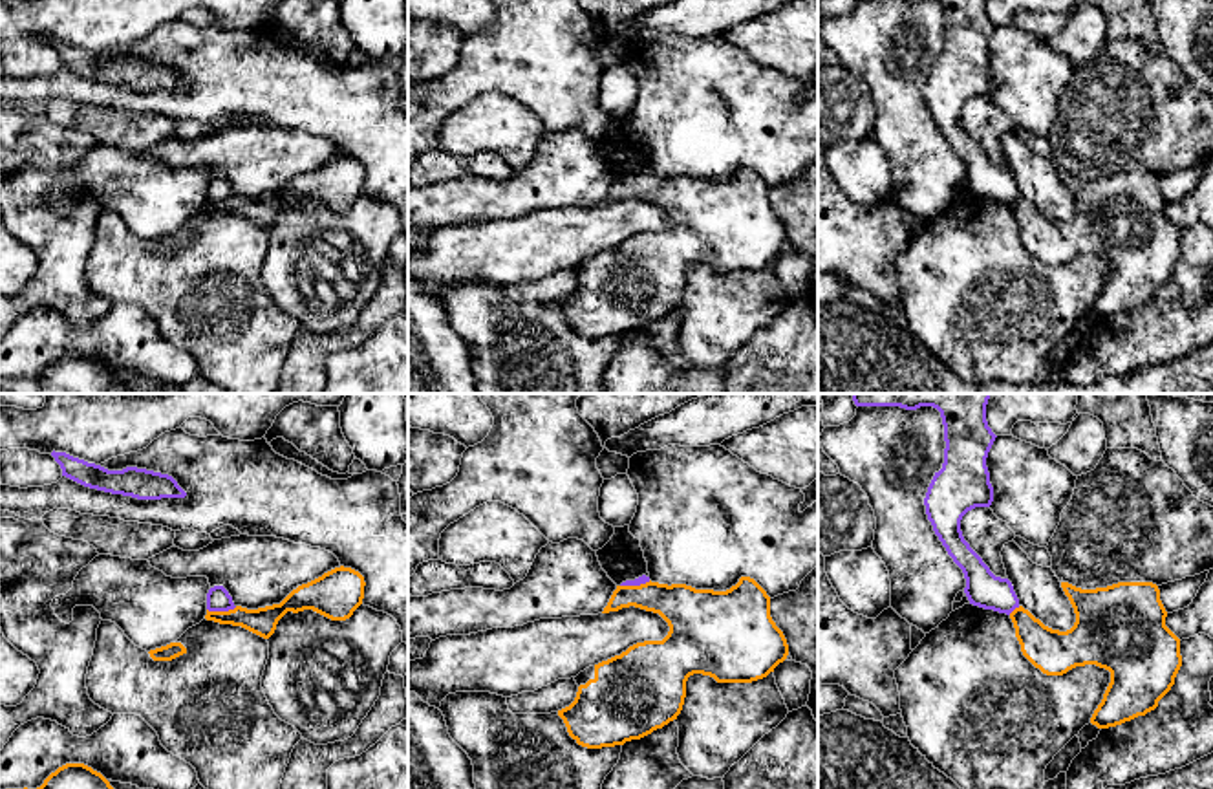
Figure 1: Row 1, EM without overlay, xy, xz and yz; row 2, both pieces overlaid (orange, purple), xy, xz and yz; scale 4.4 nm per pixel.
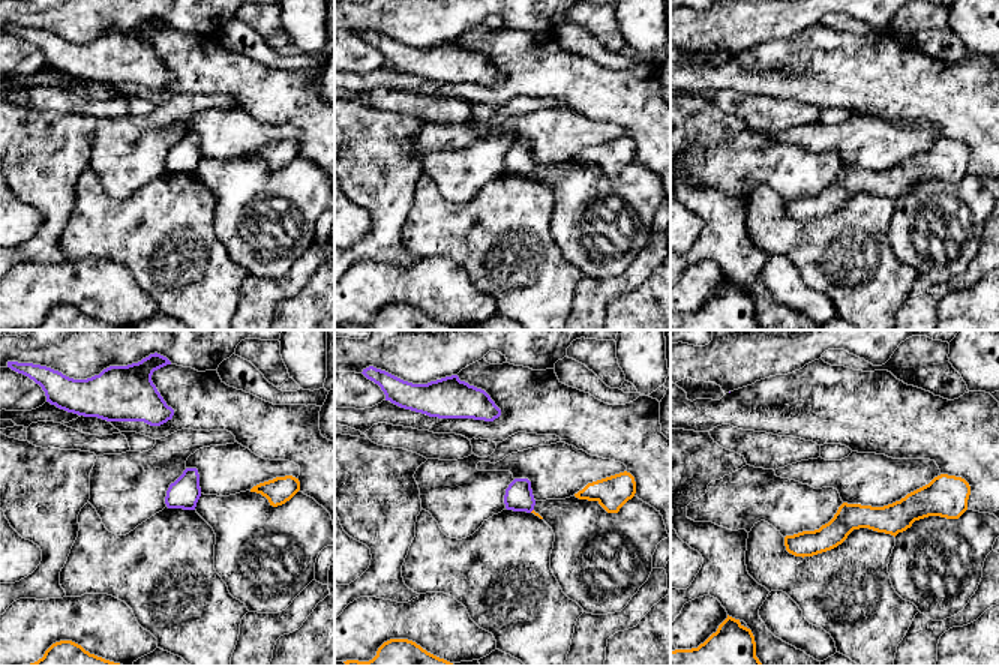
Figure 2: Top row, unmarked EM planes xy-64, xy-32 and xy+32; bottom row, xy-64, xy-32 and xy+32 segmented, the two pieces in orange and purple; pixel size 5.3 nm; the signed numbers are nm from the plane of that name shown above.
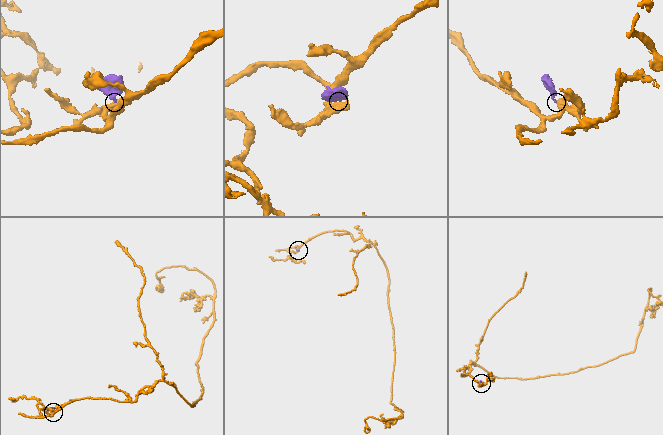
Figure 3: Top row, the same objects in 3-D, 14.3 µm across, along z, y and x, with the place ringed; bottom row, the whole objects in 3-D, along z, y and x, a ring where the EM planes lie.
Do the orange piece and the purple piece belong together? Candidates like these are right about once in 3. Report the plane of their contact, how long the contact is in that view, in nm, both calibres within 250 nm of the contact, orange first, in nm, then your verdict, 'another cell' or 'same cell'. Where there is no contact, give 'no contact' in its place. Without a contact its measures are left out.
xy | 140 nm | 120/110 nm | another cell

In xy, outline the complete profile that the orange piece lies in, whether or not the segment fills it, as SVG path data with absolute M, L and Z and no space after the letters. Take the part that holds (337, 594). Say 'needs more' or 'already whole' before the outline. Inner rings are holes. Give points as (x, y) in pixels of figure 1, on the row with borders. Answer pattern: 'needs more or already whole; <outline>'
already whole; M335 567L322 577L298 586L280 604L247 610L236 606L229 611L209 611L205 619L220 624L242 626L269 639L278 621L287 613L313 610L331 621L346 621L362 604L364 577L351 567Z

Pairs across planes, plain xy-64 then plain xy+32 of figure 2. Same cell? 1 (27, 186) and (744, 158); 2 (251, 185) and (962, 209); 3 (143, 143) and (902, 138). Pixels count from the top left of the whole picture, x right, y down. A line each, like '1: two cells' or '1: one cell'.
1: two cells
2: one cell
3: two cells

